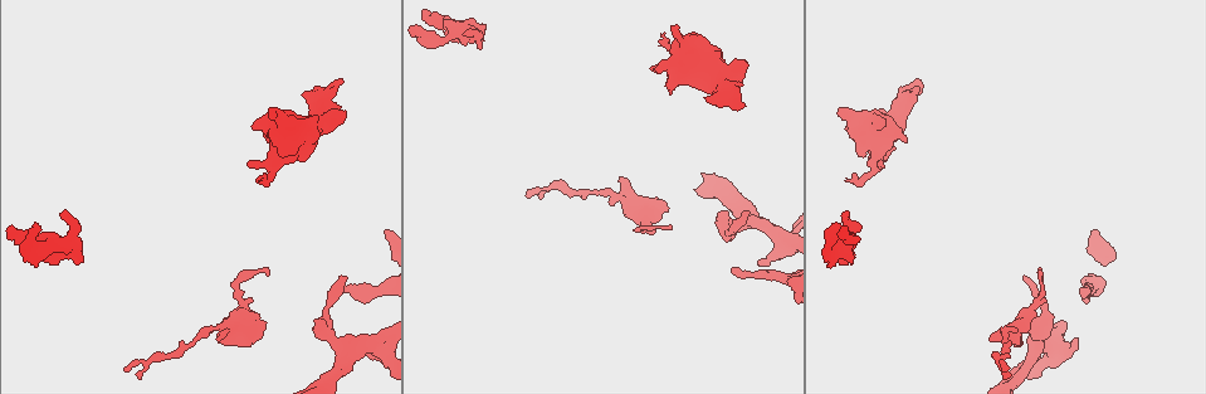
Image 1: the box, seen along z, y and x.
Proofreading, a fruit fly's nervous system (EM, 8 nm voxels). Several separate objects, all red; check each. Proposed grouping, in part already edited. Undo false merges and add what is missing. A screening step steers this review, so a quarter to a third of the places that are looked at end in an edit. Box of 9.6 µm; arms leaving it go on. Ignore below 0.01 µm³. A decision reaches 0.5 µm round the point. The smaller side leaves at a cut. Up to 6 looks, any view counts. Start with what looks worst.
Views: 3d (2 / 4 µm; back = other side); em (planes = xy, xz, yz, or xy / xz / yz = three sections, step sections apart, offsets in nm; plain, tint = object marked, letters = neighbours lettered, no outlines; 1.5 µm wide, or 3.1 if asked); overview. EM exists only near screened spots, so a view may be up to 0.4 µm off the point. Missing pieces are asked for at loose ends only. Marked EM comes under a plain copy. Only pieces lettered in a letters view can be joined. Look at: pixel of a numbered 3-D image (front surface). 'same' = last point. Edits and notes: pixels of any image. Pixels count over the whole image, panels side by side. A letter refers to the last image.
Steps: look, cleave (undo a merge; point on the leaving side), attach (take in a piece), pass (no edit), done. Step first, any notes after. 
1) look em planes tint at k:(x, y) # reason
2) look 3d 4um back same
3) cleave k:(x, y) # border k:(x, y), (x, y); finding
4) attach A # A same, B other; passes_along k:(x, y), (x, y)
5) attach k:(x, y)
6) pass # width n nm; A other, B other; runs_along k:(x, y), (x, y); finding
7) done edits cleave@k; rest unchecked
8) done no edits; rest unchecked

look 3d 2um at 1:(749, 210) # thin end

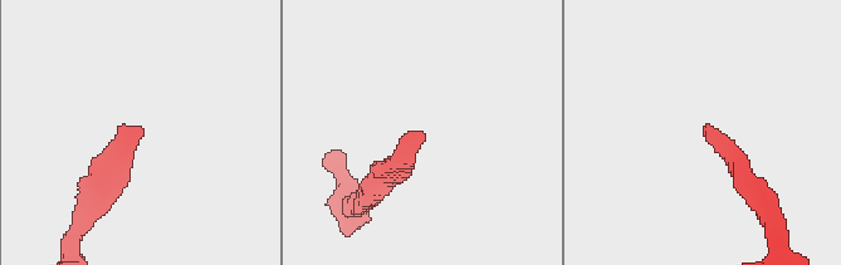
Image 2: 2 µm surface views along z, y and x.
look em planes letters at 2:(137, 127)

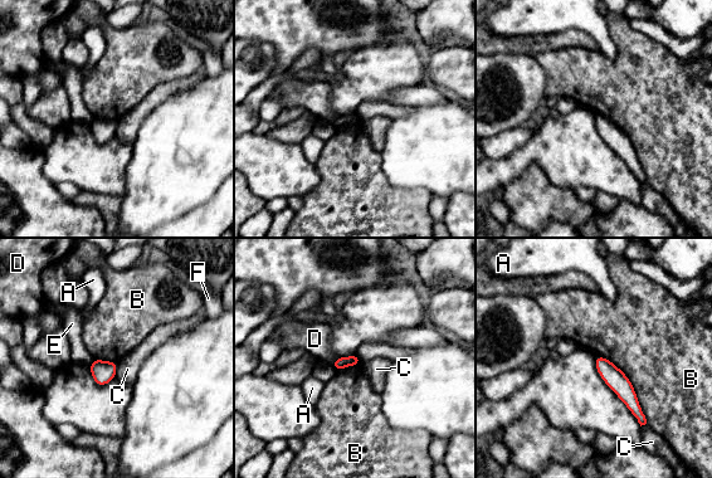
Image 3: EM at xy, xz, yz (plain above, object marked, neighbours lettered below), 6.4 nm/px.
pass # A other, B other, C other, D other, E other, F other; runs_along 3:(598, 359), (623, 388), (640, 418); none of them fits

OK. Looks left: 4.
look em planes letters at 1:(78, 265) # branch stops here

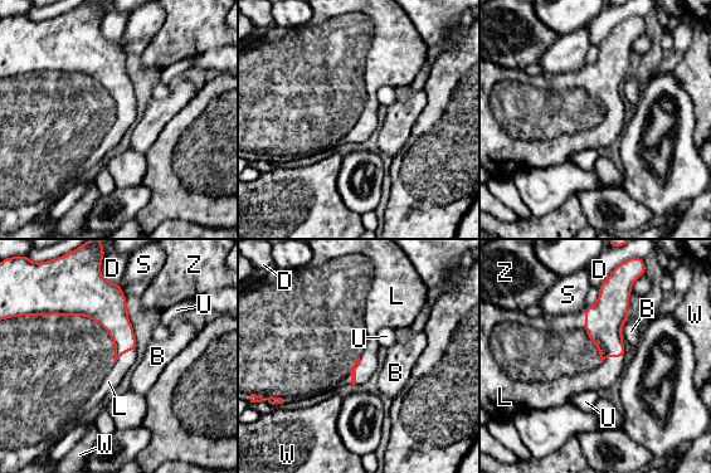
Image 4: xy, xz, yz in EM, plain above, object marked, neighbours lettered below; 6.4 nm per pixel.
attach L # B other, D other, L same, S other, U other, W other, Z other; the neuron continues

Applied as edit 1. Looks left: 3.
look 3d 4um at 1:(672, 27) # an open end

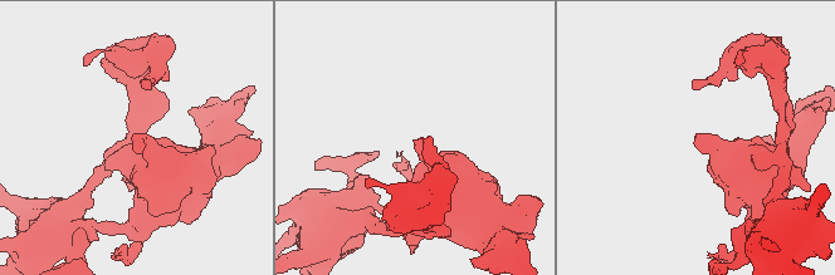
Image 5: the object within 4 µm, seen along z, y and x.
look em xy step 8 tint at 5:(697, 133) # shape alone is not enough

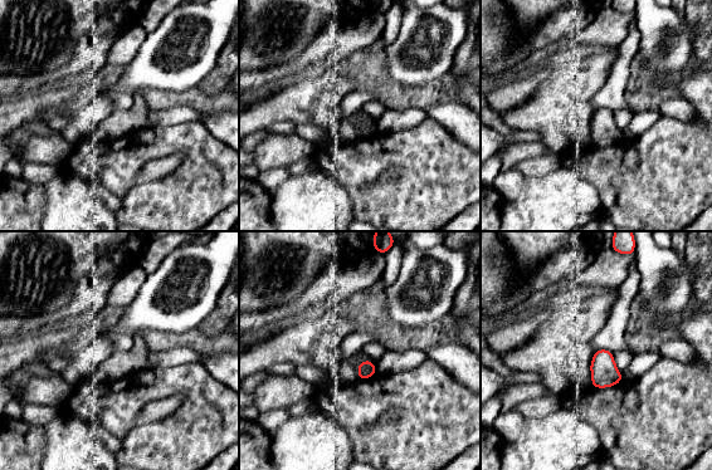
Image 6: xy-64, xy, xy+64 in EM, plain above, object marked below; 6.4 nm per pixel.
look em planes letters same

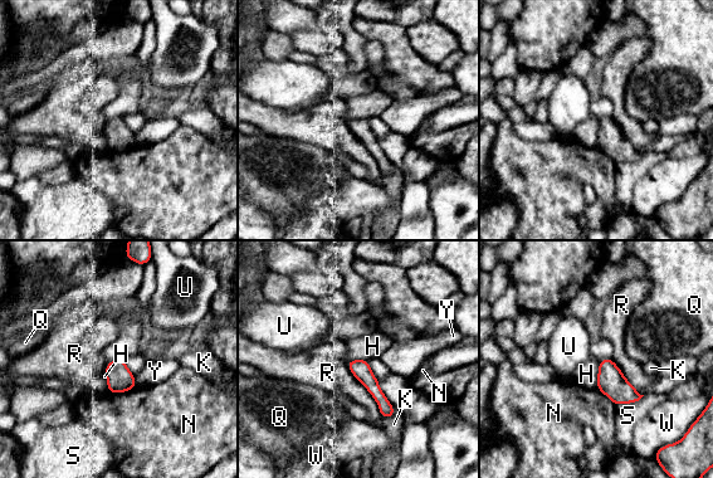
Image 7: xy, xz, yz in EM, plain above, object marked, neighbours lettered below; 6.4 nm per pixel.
pass # width 120 nm; H other, K other, N other, Q other, R other, S other, U other, W other, Y other; runs_along 7:(351, 364), (371, 384), (389, 414); no lettered piece goes on from it

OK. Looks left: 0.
done edits attach@4; rest unchecked

